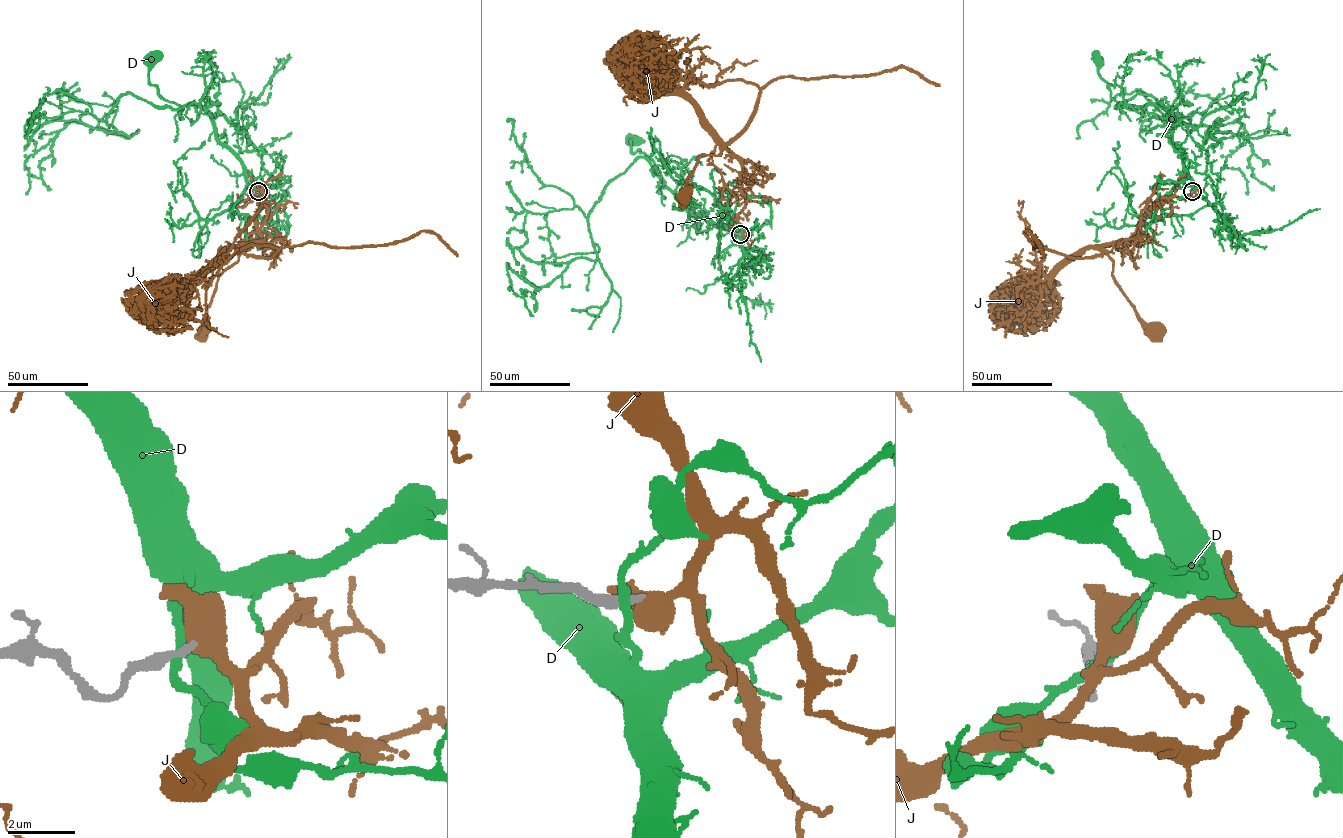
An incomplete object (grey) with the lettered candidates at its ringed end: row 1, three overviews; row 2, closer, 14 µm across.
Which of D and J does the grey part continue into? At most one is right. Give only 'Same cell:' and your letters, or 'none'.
Same cell: none

